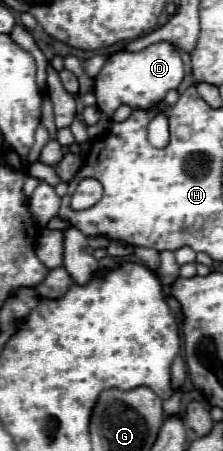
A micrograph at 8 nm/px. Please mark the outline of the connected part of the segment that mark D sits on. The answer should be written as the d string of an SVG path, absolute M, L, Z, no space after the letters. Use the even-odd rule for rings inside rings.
M170 42L152 44L140 52L116 52L104 64L100 74L96 76L96 100L102 114L112 116L114 110L122 104L128 104L132 110L150 108L160 102L168 90L178 88L184 78L184 64L178 54L178 48Z

